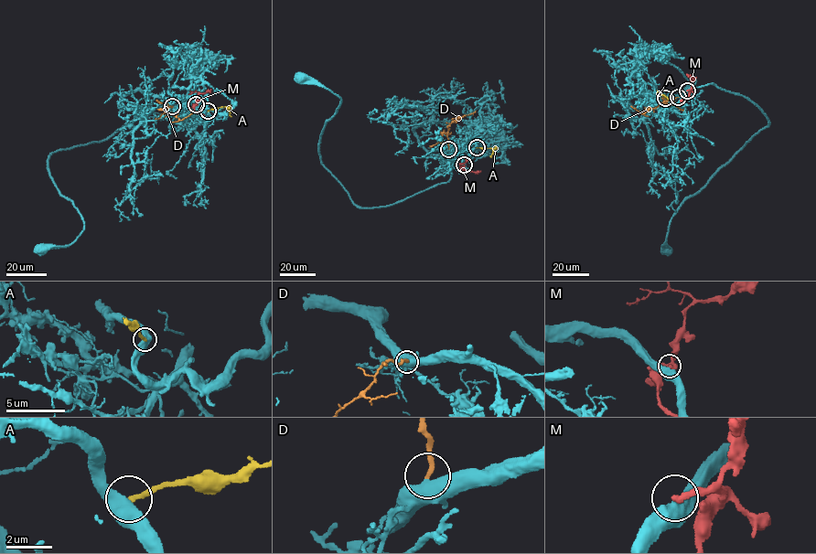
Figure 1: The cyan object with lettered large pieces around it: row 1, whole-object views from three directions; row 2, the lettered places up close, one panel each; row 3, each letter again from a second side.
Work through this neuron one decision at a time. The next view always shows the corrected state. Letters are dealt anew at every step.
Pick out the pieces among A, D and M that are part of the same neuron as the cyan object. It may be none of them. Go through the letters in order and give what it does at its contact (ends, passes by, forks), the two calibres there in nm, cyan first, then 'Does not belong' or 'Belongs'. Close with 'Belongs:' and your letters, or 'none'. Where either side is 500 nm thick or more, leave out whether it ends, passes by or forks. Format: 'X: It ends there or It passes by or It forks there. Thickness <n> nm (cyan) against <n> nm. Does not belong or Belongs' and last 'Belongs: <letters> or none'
A: Thickness 500 nm (cyan) against 200 nm. Does not belong
D: It ends there. Thickness 480 nm (cyan) against 240 nm. Belongs
M: It ends there. Thickness 480 nm (cyan) against 280 nm. Does not belong
Belongs: D

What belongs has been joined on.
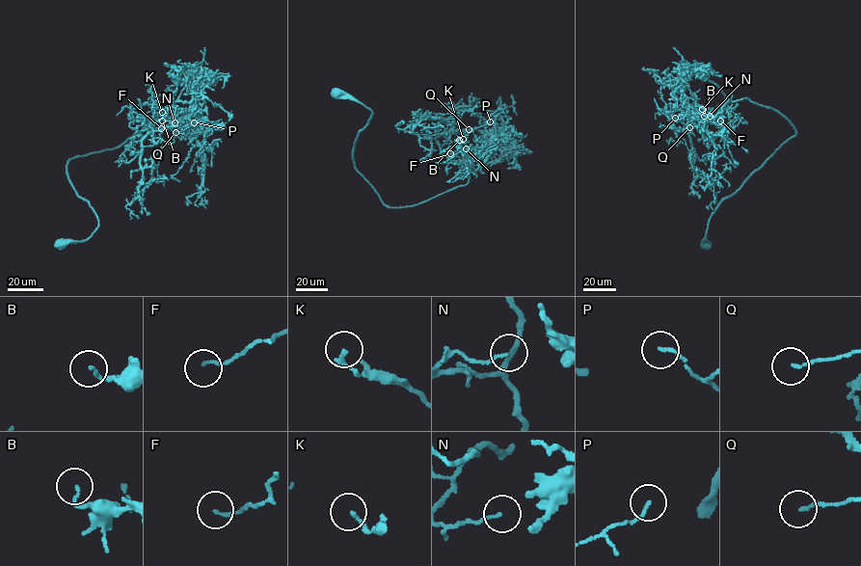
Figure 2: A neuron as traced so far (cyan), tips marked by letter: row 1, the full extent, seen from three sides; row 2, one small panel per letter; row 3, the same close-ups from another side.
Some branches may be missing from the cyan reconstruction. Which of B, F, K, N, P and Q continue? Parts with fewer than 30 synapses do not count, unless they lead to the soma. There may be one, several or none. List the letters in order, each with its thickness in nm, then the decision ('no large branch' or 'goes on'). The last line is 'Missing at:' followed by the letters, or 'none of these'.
B: 110 nm | no large branch
F: 120 nm | no large branch
K: 150 nm | no large branch
N: 100 nm | no large branch
P: 110 nm | no large branch
Q: 90 nm | no large branch
Missing at: none of these

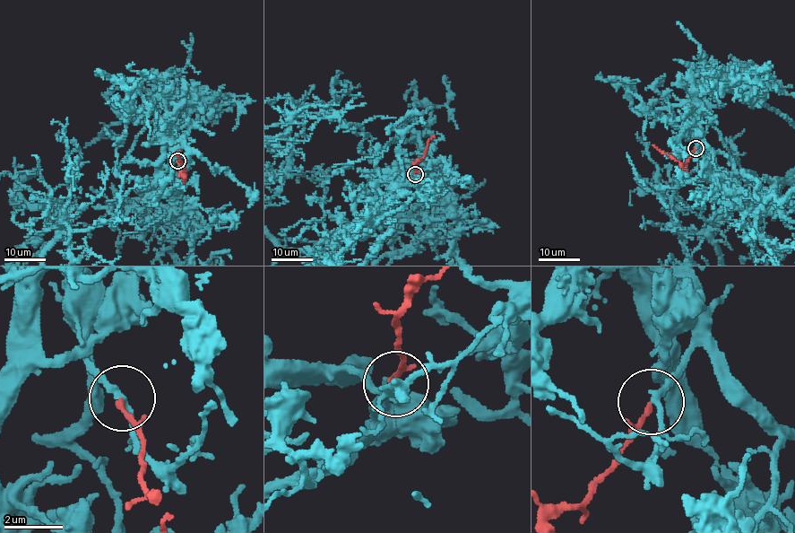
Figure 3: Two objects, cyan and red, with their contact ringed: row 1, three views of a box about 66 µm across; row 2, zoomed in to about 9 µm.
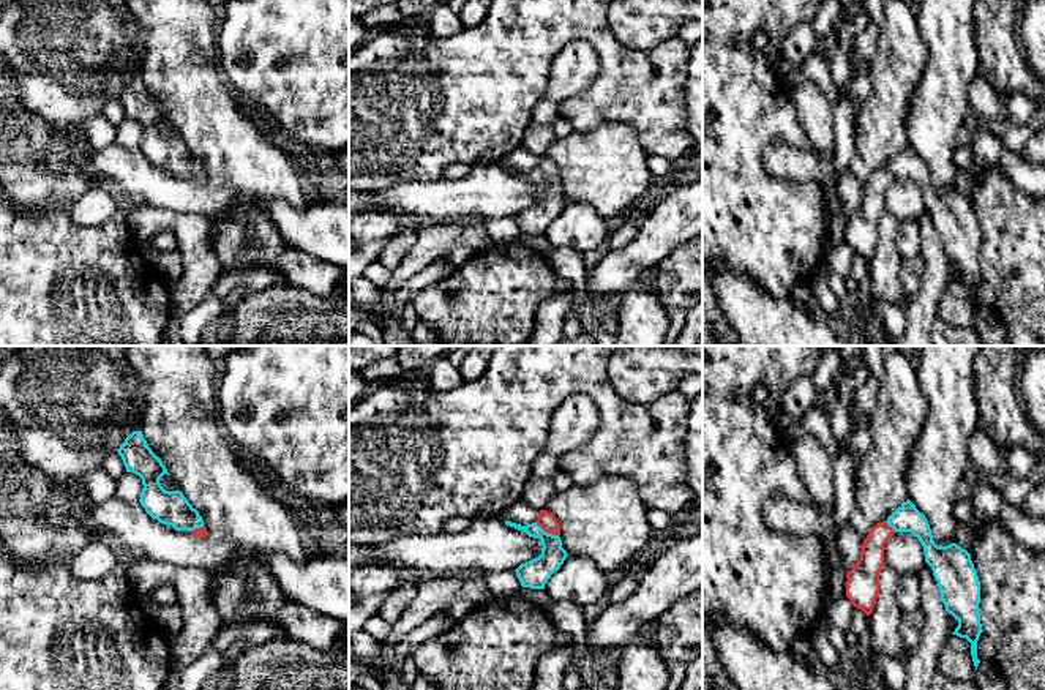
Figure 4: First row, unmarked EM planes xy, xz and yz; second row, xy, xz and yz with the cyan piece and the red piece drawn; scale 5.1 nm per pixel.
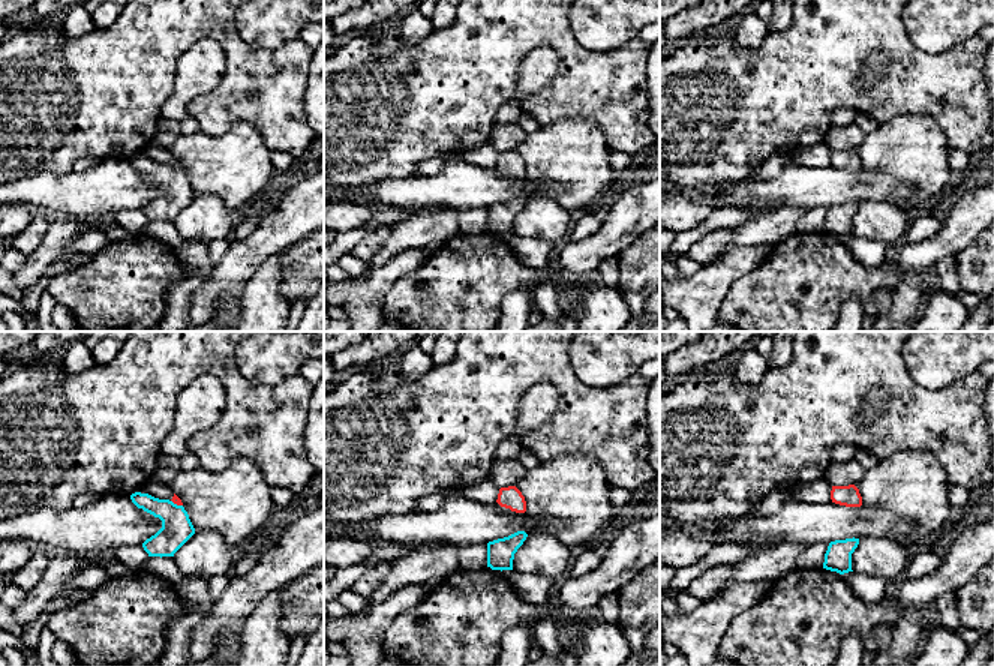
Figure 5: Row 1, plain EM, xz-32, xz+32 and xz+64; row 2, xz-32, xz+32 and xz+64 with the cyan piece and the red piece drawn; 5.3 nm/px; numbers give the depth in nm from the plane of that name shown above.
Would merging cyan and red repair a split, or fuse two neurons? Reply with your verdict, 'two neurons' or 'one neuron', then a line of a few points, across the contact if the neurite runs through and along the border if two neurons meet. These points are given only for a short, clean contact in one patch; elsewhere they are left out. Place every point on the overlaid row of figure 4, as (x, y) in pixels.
one neuron; line xz (534, 573), (548, 559), (546, 532), (546, 521)

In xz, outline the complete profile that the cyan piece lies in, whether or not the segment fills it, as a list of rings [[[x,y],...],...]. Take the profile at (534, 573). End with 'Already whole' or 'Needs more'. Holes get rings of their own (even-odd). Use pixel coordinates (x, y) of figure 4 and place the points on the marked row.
[[[540,510],[537,521],[532,524],[521,526],[511,521],[505,521],[505,524],[541,540],[541,554],[521,564],[515,572],[522,587],[545,589],[551,575],[560,568],[568,556],[562,548],[560,527],[556,516]]]. Needs more

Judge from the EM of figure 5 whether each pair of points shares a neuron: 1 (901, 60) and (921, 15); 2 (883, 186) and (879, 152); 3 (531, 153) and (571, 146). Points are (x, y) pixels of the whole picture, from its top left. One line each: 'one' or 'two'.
1: two
2: two
3: one

